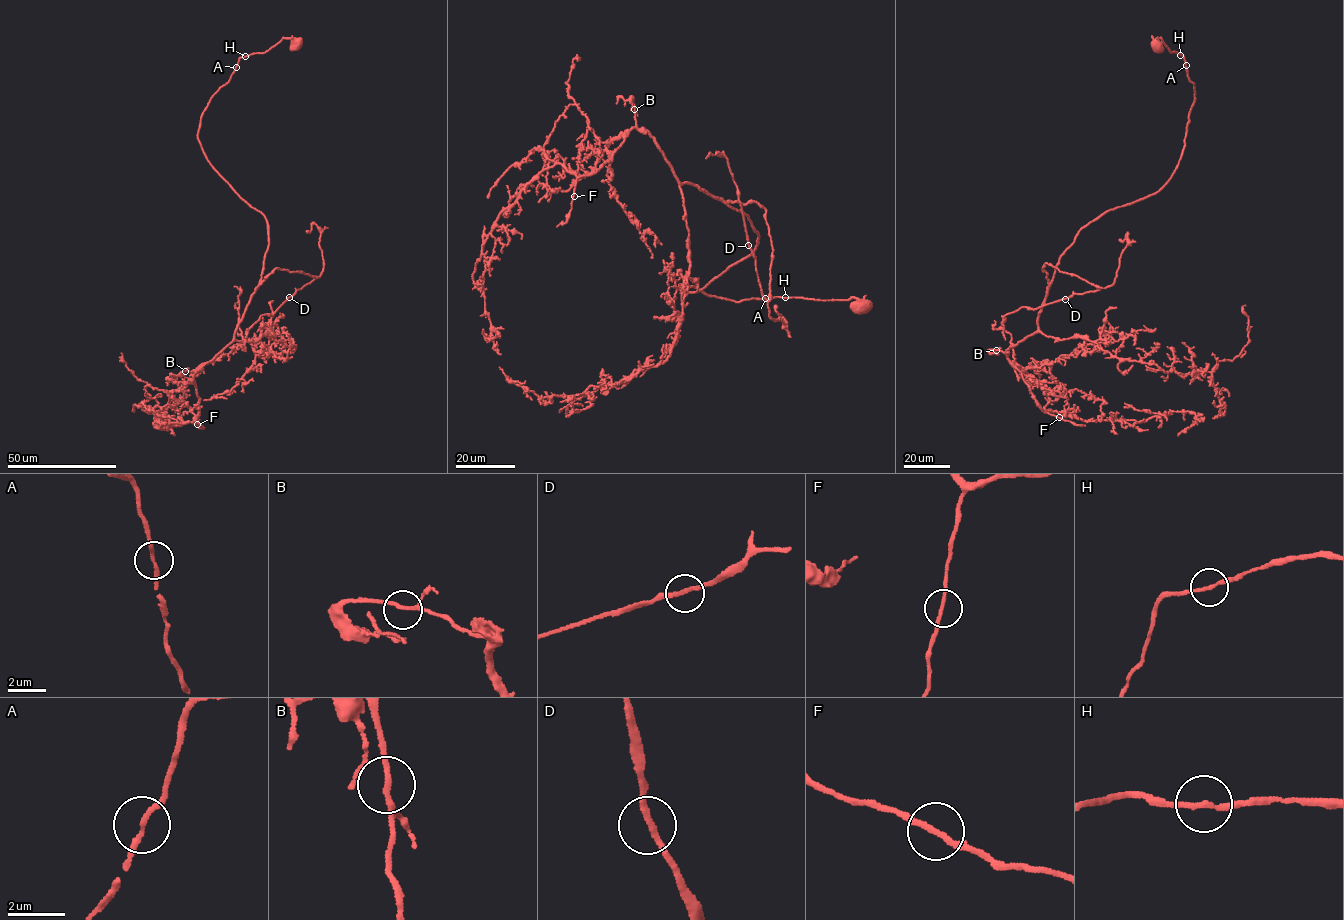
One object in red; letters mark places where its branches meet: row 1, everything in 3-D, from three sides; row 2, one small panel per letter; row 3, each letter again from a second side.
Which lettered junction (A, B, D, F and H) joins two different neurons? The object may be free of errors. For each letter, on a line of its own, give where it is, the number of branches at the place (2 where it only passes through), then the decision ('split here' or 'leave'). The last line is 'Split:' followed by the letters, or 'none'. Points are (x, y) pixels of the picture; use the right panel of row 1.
A: place (1186, 65); branches 2; leave
B: place (996, 350); branches 2; leave
D: place (1065, 299); branches 2; leave
F: place (1059, 417); branches 2; leave
H: place (1180, 55); branches 2; leave
Split: none

